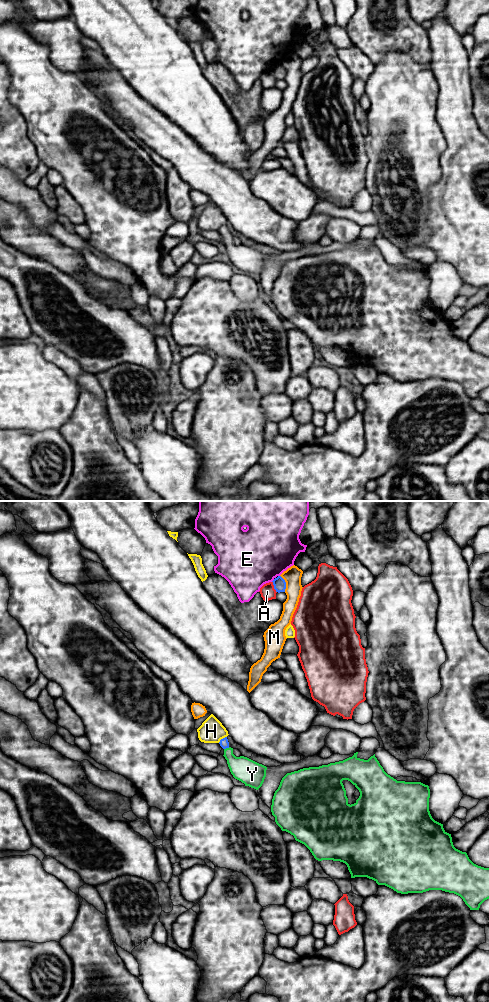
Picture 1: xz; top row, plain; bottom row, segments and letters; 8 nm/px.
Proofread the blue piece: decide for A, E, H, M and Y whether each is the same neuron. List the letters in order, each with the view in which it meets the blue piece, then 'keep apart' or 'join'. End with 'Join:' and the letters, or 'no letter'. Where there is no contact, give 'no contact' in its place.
A: contact in xz; keep apart
E: contact in xz; keep apart
H: contact in xz; keep apart
M: contact in xz; keep apart
Y: contact in xz; join
Join: Y

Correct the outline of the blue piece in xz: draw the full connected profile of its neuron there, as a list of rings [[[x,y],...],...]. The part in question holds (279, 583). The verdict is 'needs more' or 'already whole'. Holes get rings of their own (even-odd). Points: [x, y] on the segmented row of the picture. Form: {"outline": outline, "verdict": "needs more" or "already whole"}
{"outline": [[[278,576],[272,582],[273,582],[274,589],[276,590],[276,592],[278,593],[285,592],[286,582],[281,576]]], "verdict": "already whole"}

